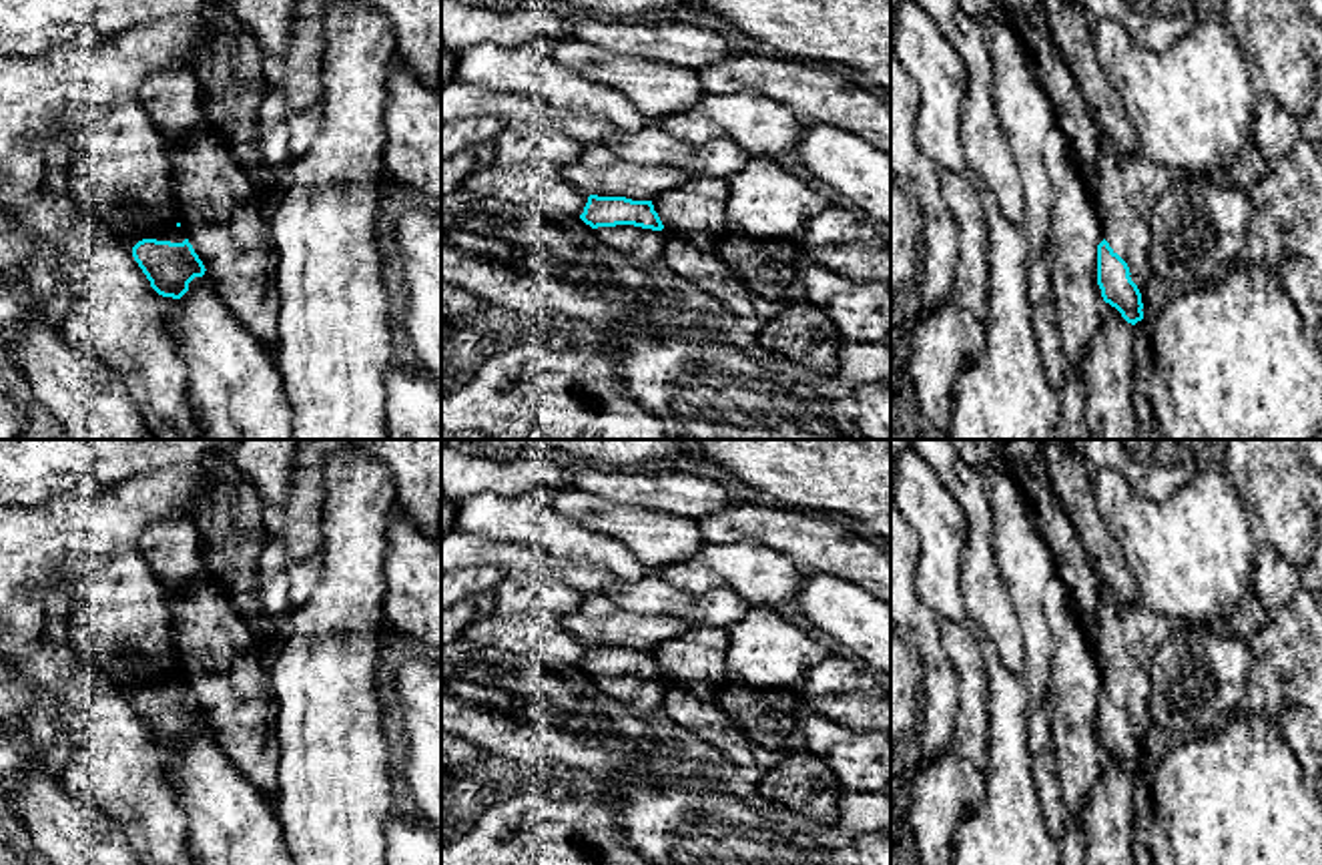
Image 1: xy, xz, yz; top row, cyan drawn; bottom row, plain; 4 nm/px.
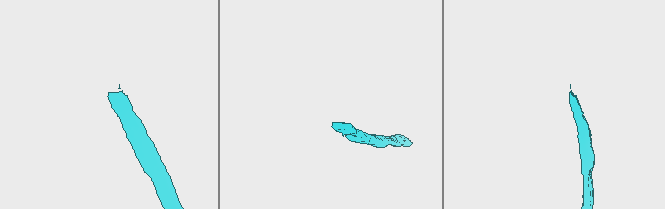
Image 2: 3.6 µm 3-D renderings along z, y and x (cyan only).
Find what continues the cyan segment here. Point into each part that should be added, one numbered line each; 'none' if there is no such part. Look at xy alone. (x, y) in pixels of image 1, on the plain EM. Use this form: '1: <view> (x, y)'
1: xy (121, 611)

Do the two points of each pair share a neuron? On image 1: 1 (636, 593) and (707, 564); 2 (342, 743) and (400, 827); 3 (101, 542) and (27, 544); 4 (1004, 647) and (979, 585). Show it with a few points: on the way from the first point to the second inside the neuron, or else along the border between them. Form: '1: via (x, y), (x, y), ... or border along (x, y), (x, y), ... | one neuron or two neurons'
1: border along (648, 572), (660, 574), (683, 589), (713, 591) | two neurons
2: border along (400, 807), (386, 825), (386, 843) | two neurons
3: via (83, 542), (45, 544) | one neuron
4: via (1004, 631), (985, 601) | one neuron

